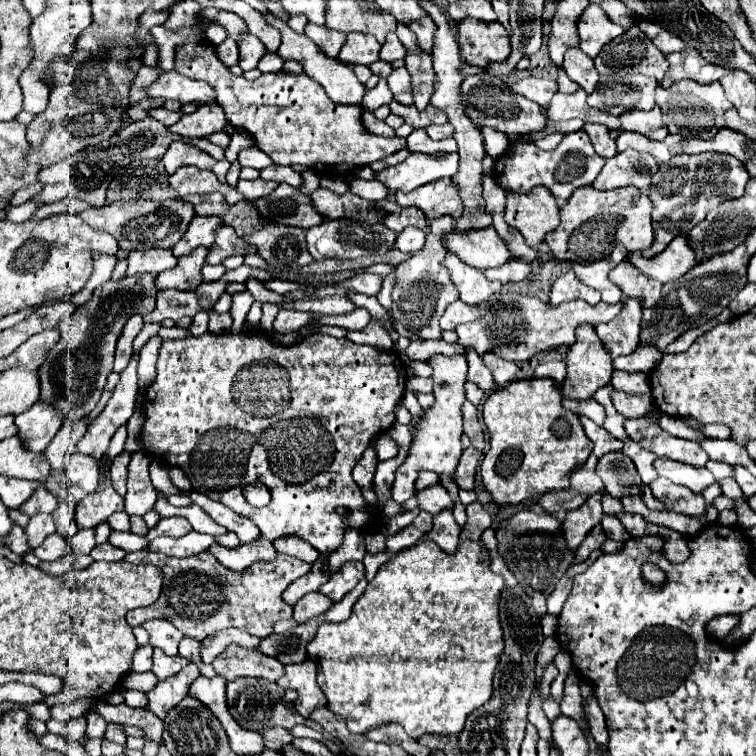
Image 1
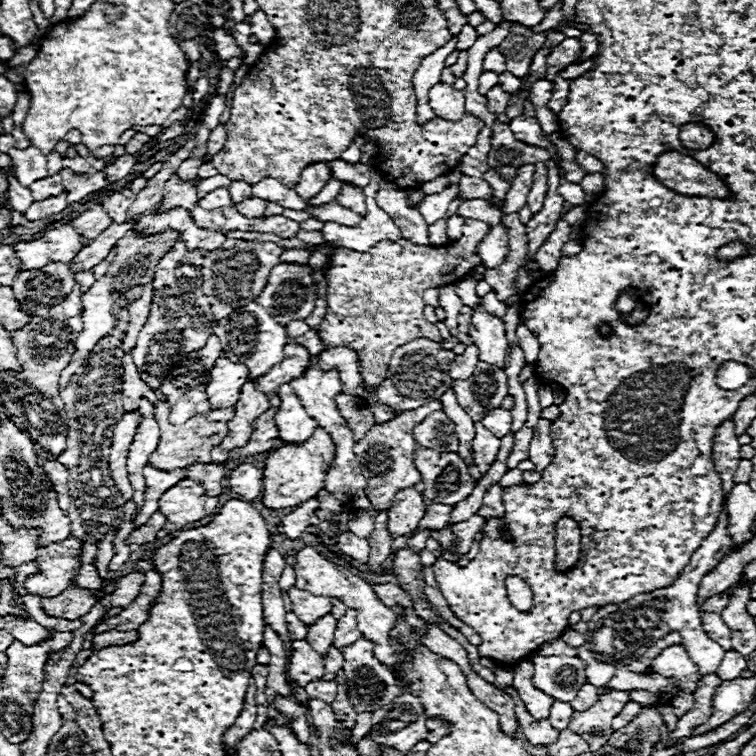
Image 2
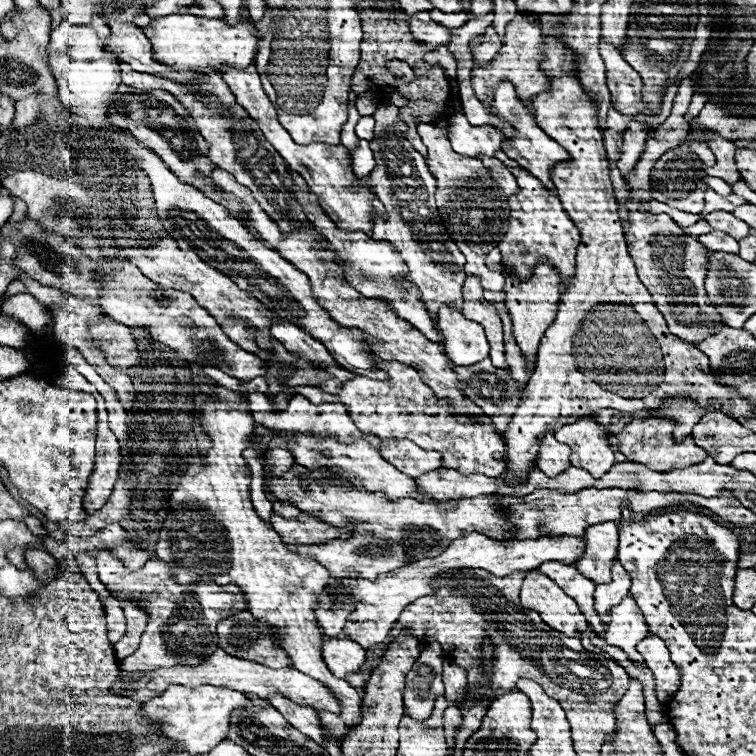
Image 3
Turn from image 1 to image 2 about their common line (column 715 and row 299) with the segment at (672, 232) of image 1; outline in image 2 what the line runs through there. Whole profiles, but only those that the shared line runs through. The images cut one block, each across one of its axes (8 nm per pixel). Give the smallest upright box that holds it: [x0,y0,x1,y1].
[130,238,216,390]

